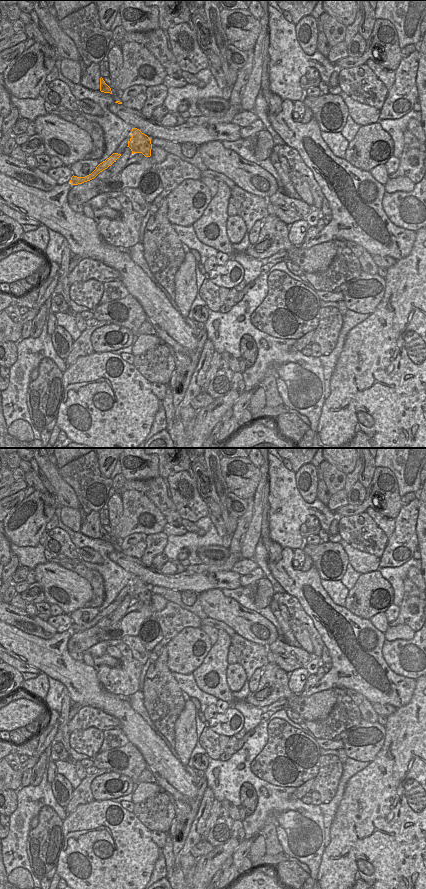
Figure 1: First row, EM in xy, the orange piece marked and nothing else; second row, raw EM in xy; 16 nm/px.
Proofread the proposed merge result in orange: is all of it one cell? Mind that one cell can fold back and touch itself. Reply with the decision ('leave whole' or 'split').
split

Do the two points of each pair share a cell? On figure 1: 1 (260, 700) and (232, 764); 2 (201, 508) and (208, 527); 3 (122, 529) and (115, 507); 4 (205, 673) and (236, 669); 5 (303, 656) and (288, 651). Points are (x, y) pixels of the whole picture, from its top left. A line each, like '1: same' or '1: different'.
1: different
2: different
3: different
4: different
5: same

